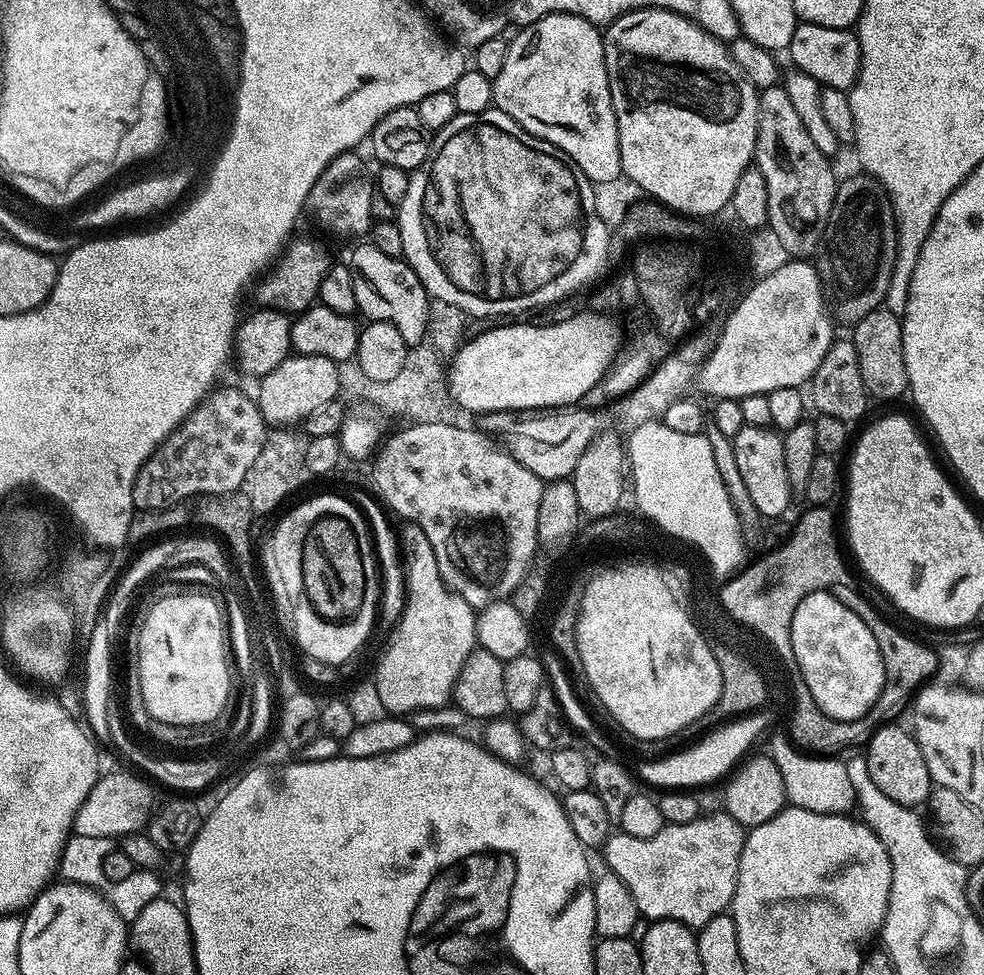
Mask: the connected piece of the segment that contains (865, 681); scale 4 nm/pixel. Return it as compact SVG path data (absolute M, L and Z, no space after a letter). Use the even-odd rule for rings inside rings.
M831 591L810 593L798 603L790 626L794 654L814 702L829 721L857 720L872 709L884 685L884 663L874 634Z

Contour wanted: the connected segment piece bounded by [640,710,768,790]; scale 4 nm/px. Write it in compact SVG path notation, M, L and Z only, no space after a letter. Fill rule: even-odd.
M756 710L739 718L721 723L721 728L713 730L709 736L701 738L697 744L668 756L665 760L656 760L653 764L644 764L640 776L648 784L657 784L660 790L692 790L695 784L708 784L711 780L727 777L749 755L752 743L768 728L768 716L764 710Z

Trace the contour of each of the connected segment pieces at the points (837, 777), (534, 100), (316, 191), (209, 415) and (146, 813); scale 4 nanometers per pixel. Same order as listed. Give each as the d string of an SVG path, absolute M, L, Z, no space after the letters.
M784 734L773 738L770 755L782 774L784 794L791 807L835 816L842 816L853 811L856 795L854 785L850 783L850 778L846 775L846 763L843 759L805 754Z
M559 12L558 14L550 14L546 18L542 18L533 24L525 24L517 39L508 42L508 53L506 54L506 62L502 66L502 70L498 73L498 78L492 82L492 102L499 112L505 112L510 118L514 118L514 122L518 122L518 126L522 126L530 134L534 134L538 138L542 138L546 142L550 142L559 148L571 158L582 170L582 174L586 174L586 178L593 184L598 182L611 182L613 178L621 176L620 170L620 147L618 146L618 126L616 125L616 115L614 114L614 106L610 98L610 86L608 85L608 75L606 74L606 62L604 61L604 38L601 29L597 25L591 24L586 18L575 16L569 12Z
M357 151L343 152L324 168L315 180L308 195L307 207L314 211L317 220L326 228L338 234L362 234L371 229L373 218L370 198L375 190L372 172L357 155Z
M217 387L215 390L209 392L208 395L197 404L193 412L162 441L154 455L144 463L142 470L136 475L134 490L132 491L133 501L160 500L156 502L175 502L191 498L220 498L225 494L235 493L237 490L243 489L246 470L250 470L250 466L254 466L254 458L258 458L258 454L262 454L262 446L266 439L266 425L260 413L260 407L256 405L255 399L253 399L249 393L247 396L246 393L239 392L236 388L219 388L220 387Z
M121 770L101 775L91 788L86 802L76 811L73 831L81 839L88 840L112 840L114 836L123 838L128 834L139 833L151 819L156 804L151 783L146 782Z

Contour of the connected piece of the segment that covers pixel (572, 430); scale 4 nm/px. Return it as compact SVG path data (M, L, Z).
M565 406L555 414L541 416L544 417L529 432L514 433L506 443L506 450L540 480L551 482L571 477L578 466L578 458L582 458L586 446L590 446L593 437L598 434L596 416L579 406Z

